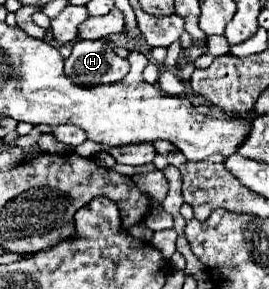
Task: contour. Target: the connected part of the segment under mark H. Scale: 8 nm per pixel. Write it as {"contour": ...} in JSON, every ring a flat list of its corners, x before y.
{"contour":[[76,41,72,55,64,61,64,73,76,85,102,85,122,81,128,61,118,57,104,41]]}

